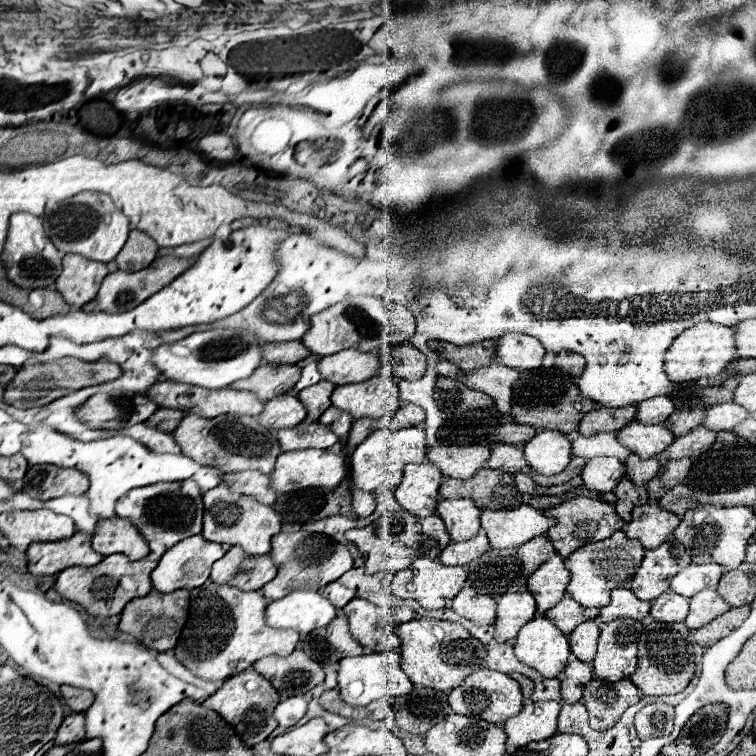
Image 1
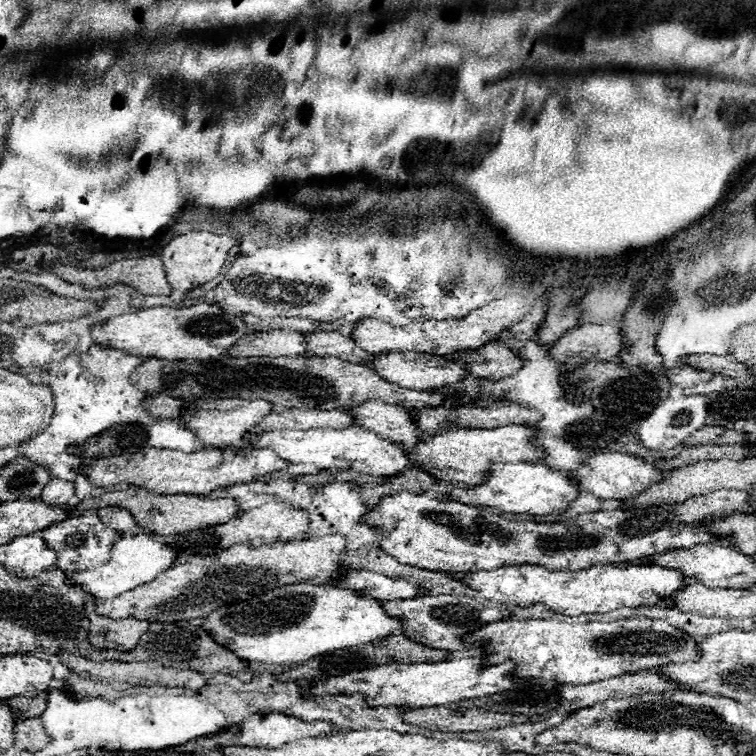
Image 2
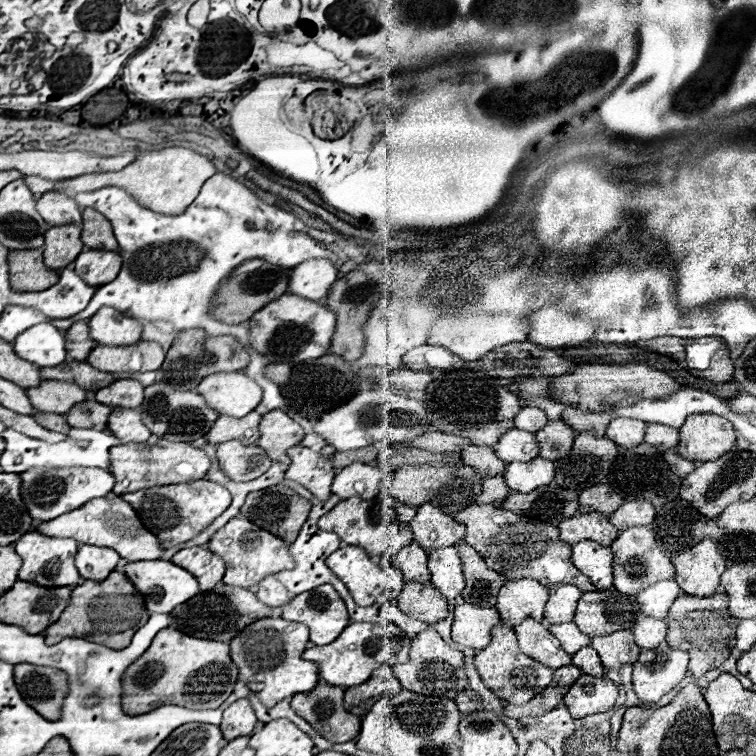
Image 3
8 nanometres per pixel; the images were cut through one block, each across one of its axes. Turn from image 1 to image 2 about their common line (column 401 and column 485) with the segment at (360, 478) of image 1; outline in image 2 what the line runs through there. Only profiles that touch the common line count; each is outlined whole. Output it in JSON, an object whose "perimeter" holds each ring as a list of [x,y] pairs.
{"perimeter":[[[508,424],[498,428],[458,428],[448,430],[436,436],[428,436],[428,440],[420,440],[418,446],[408,454],[414,464],[420,464],[426,472],[434,474],[440,480],[460,482],[466,486],[476,486],[486,478],[486,470],[496,463],[540,462],[546,452],[530,444],[532,428],[524,424]]]}

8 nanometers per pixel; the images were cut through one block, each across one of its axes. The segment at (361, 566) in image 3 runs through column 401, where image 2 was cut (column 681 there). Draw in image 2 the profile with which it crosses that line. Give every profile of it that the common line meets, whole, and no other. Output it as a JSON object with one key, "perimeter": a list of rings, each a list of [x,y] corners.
{"perimeter":[[[596,564],[578,572],[572,570],[546,570],[544,566],[502,566],[496,570],[480,570],[462,578],[472,590],[478,590],[492,602],[508,602],[518,606],[530,606],[536,602],[546,604],[566,616],[578,614],[606,614],[618,608],[656,606],[674,590],[686,584],[686,578],[678,570],[662,568],[656,564]]]}

